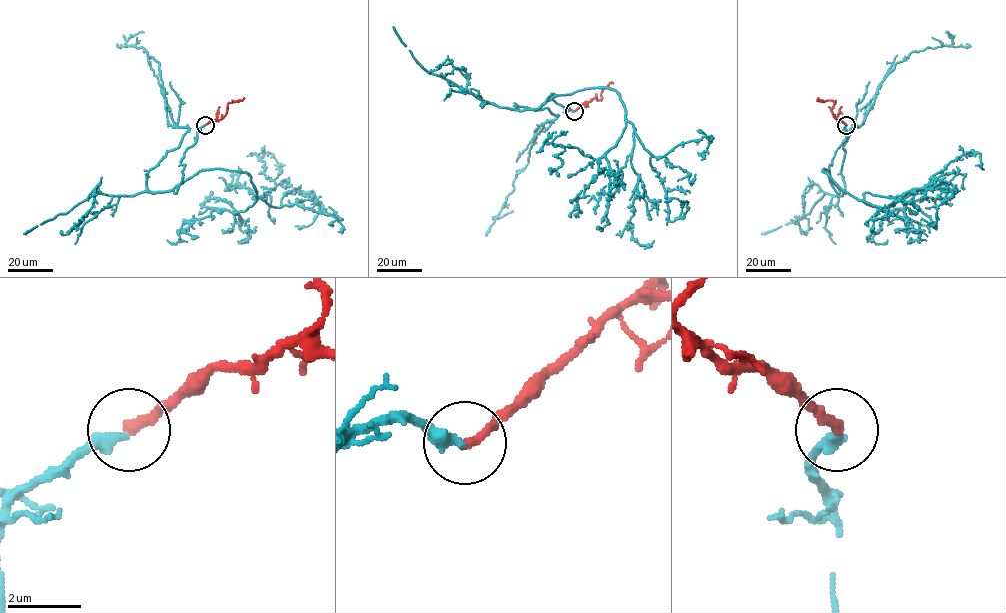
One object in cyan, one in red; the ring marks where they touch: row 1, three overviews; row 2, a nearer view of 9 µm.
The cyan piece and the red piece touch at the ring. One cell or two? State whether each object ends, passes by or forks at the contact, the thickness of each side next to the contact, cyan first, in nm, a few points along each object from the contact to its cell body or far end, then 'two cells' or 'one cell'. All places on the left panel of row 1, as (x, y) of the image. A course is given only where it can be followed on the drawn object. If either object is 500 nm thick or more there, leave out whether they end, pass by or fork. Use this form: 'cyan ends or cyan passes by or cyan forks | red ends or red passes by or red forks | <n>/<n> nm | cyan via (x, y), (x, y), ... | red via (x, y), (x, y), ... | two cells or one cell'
cyan ends | red ends | 360/280 nm | cyan via (205, 125), (173, 192), (202, 170), (241, 171), (266, 199), (276, 184), (257, 155), (270, 152), (275, 169) | red via (205, 125), (220, 119), (229, 103), (244, 97) | one cell

